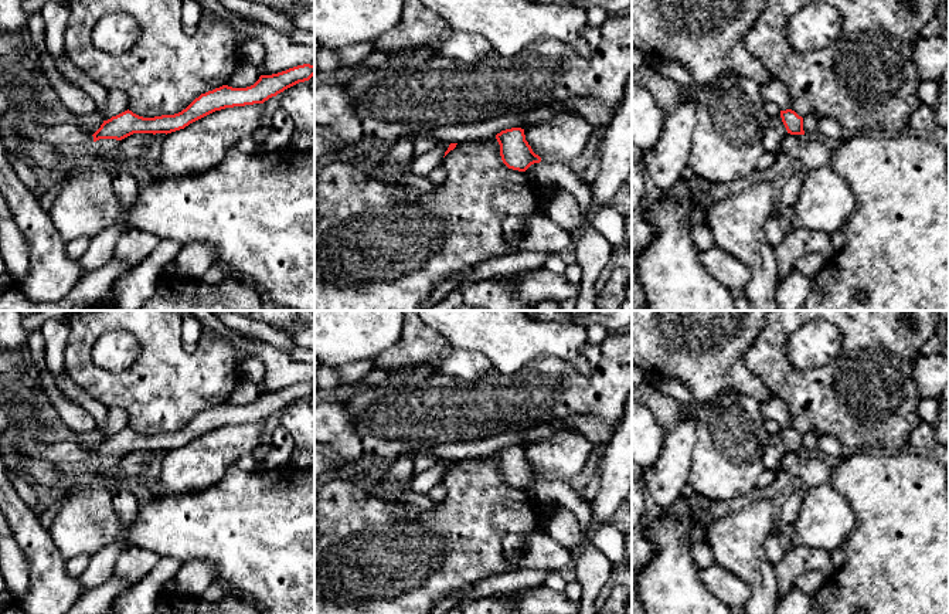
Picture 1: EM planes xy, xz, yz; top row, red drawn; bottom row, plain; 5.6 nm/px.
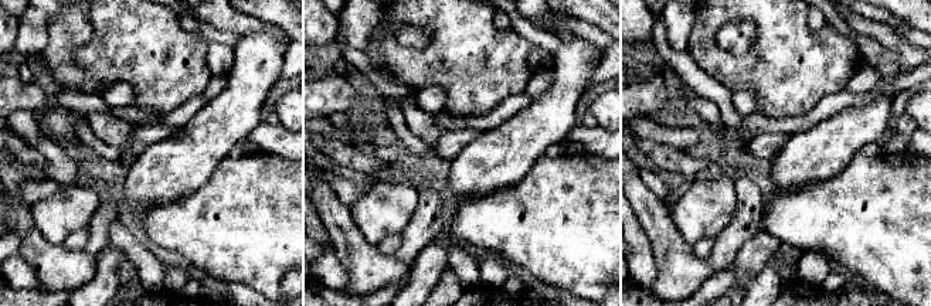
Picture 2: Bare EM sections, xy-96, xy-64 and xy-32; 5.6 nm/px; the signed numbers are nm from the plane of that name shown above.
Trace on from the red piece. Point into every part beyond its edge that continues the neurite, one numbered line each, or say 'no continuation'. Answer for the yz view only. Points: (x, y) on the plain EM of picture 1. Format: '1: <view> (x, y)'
no continuation

